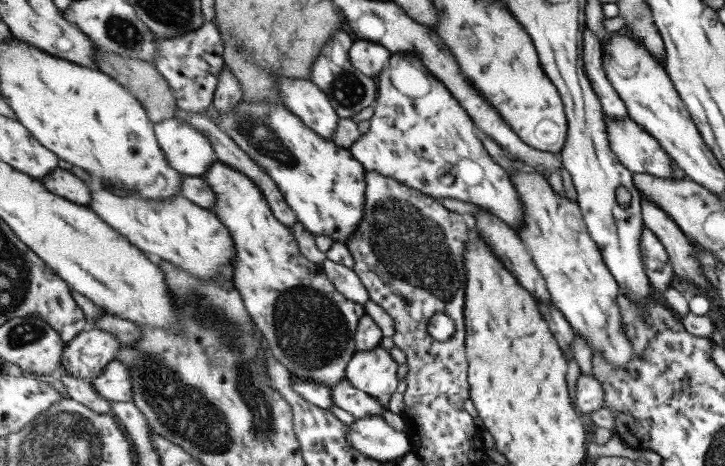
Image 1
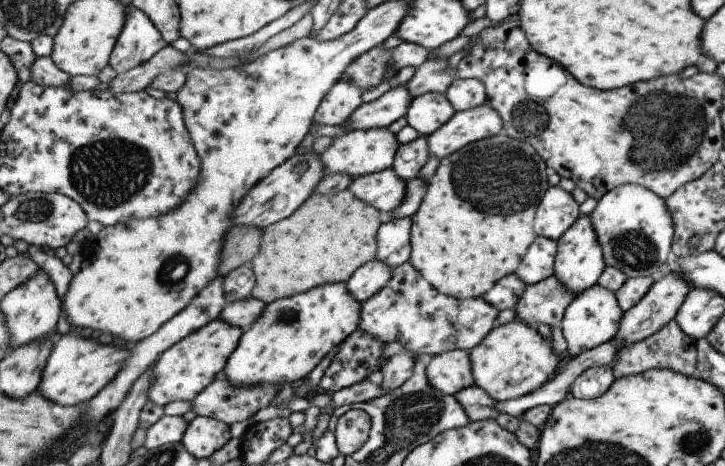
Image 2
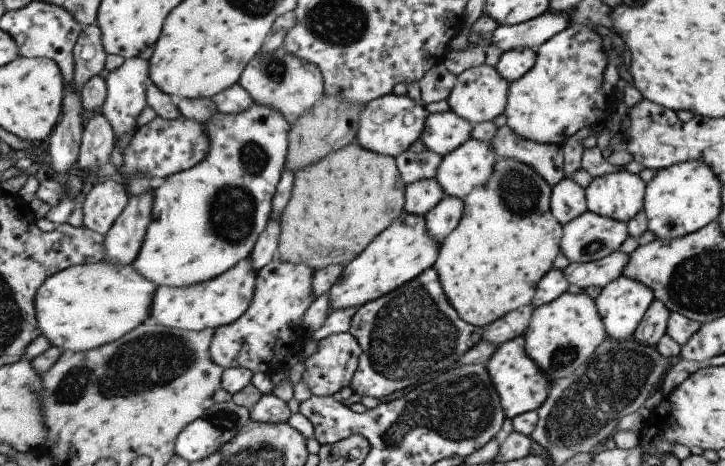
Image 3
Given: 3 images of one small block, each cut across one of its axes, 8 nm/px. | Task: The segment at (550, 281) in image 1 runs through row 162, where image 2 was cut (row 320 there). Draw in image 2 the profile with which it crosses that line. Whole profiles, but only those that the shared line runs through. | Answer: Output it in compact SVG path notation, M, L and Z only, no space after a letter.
M517 318L509 324L498 326L475 349L470 351L477 386L486 390L497 402L521 398L539 390L557 372L561 358L535 326Z

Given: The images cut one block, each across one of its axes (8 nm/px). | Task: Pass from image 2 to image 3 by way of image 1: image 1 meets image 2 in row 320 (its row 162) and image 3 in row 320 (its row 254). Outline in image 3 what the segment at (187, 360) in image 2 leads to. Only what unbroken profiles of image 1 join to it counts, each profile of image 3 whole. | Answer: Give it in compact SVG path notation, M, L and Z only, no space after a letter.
M278 255L258 272L256 284L256 297L252 305L247 309L244 316L231 324L220 326L216 330L216 336L212 340L212 357L217 364L226 369L231 367L250 368L254 373L264 372L270 376L277 372L283 366L285 357L290 354L289 348L300 342L302 335L303 318L311 304L317 298L313 288L314 275L316 270L307 263L293 264L285 262Z

